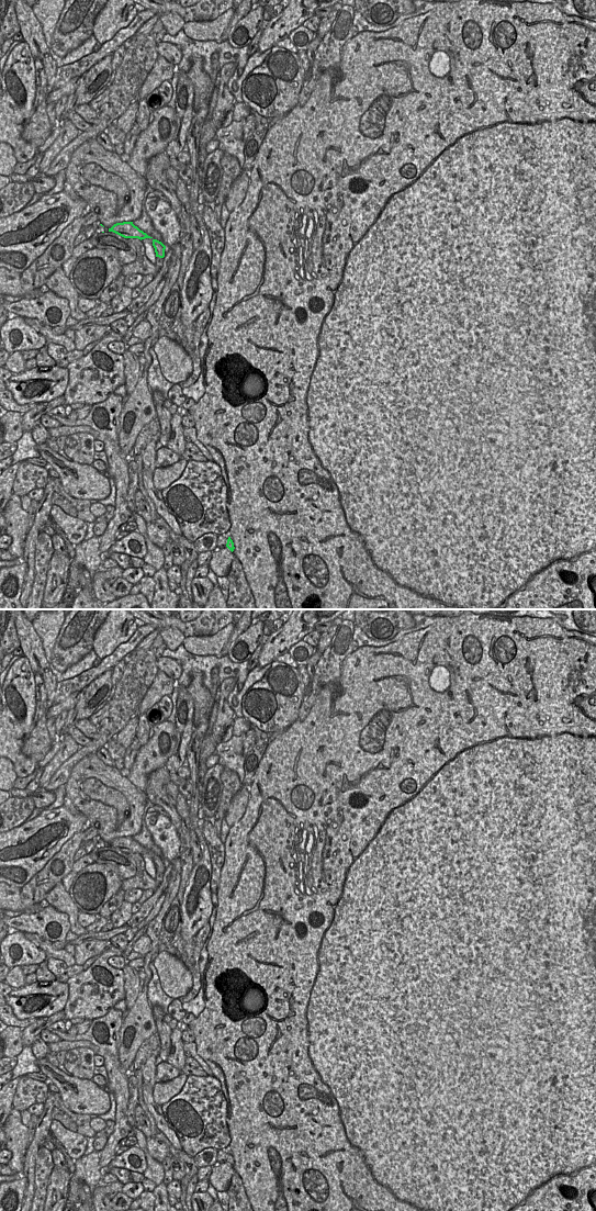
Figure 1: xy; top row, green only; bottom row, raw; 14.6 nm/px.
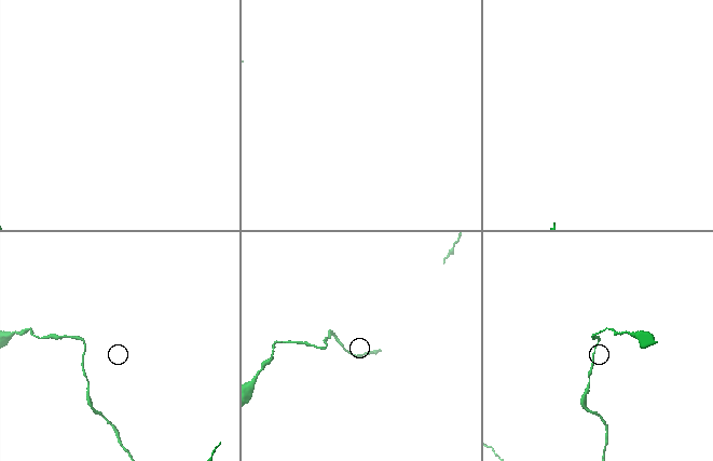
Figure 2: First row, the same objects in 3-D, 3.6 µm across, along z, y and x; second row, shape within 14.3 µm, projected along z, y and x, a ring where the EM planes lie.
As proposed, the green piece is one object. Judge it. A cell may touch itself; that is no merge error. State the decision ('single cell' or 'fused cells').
single cell

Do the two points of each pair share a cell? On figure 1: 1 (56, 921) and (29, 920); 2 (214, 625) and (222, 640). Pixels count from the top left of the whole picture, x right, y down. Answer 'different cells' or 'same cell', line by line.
1: same cell
2: different cells

